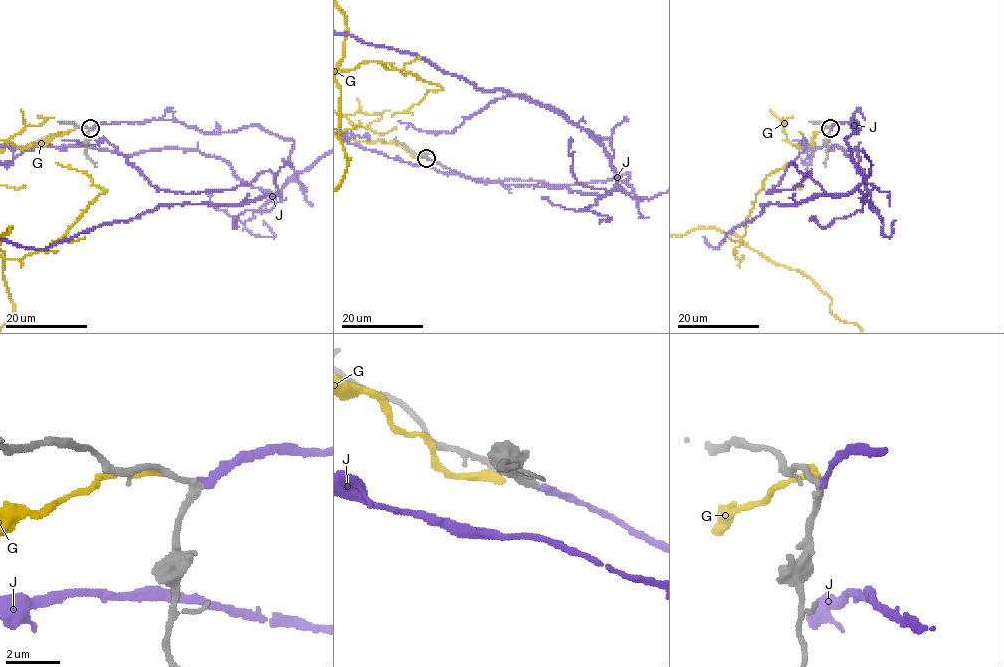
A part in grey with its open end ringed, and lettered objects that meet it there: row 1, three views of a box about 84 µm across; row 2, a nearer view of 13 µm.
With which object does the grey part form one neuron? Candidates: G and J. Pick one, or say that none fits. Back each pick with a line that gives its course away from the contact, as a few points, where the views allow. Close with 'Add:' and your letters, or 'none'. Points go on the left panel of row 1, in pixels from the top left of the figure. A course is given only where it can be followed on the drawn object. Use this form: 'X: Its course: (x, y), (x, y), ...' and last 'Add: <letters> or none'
Add: J

